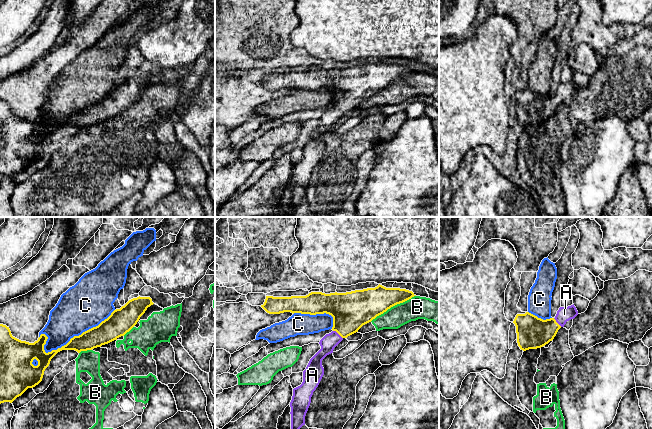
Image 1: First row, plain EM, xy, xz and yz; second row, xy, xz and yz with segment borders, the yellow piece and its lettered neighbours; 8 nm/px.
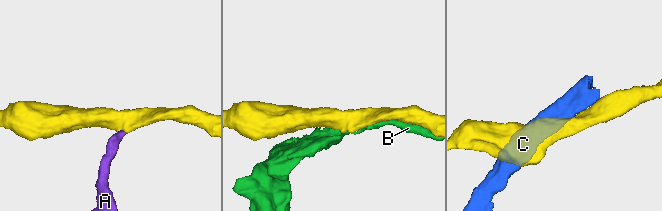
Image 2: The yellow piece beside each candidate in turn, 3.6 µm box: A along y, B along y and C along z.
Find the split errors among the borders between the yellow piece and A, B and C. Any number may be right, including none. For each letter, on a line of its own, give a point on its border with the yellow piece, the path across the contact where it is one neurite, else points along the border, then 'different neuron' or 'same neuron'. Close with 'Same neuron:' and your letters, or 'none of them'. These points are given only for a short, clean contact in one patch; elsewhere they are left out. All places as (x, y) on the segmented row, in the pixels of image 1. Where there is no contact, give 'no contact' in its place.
A: meets yellow in xz at (338, 333); runs through xz (351, 310), (346, 322), (338, 333), (329, 341); same neuron
B: meets yellow in xz at (392, 306); different neuron
C: meets yellow in xy at (79, 335); different neuron
Same neuron: A

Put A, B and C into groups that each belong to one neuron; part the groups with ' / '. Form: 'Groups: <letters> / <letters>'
Groups: A / B / C

